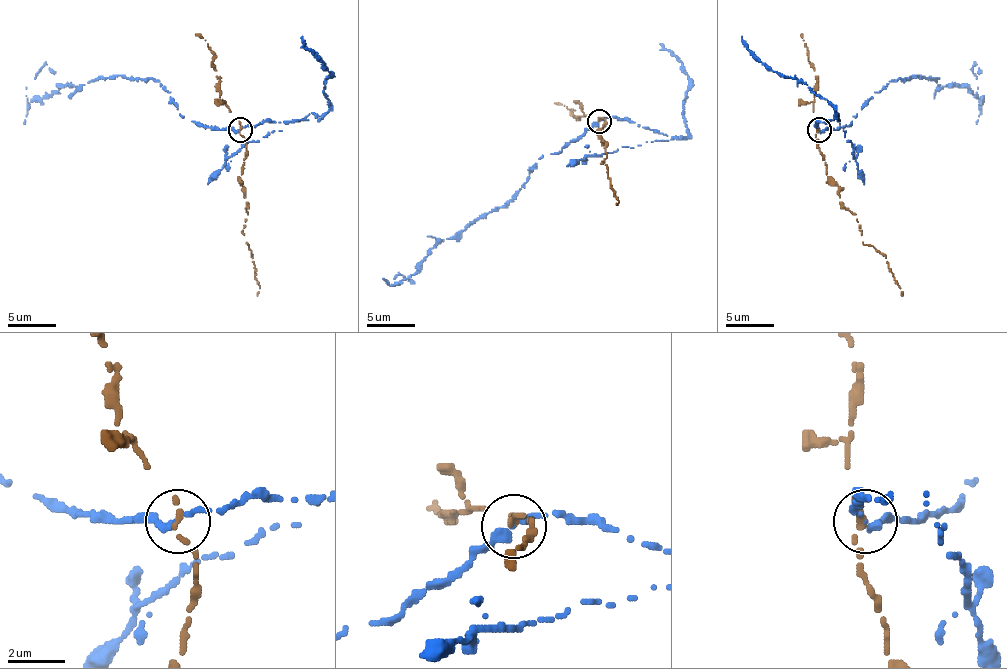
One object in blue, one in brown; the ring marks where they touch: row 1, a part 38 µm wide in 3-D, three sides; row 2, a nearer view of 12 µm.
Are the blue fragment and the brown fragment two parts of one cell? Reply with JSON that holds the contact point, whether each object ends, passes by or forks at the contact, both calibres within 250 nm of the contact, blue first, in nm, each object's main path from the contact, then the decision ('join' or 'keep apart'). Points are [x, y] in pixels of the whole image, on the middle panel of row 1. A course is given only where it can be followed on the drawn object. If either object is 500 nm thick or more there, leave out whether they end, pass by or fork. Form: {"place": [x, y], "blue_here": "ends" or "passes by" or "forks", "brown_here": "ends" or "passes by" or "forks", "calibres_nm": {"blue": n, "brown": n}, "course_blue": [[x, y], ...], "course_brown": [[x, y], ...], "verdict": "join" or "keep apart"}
{"place": [599, 121], "blue_here": "ends", "brown_here": "ends", "calibres_nm": {"blue": 360, "brown": 240}, "course_blue": [[600, 120], [542, 157], [517, 193], [438, 244], [421, 268], [401, 280], [384, 280], [396, 275], [413, 280]], "course_brown": [[600, 120], [605, 120], [597, 130], [605, 142], [607, 157], [602, 161], [617, 205]], "verdict": "keep apart"}

